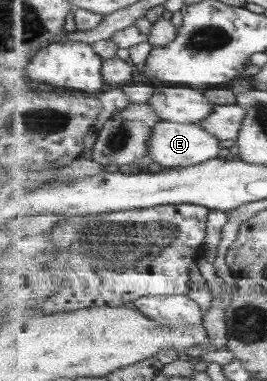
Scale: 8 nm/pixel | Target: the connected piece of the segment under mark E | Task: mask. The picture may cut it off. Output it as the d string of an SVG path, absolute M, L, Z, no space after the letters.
M161 121L153 129L148 140L148 156L162 168L195 166L219 156L220 139L209 134L200 124L179 124L176 122Z

